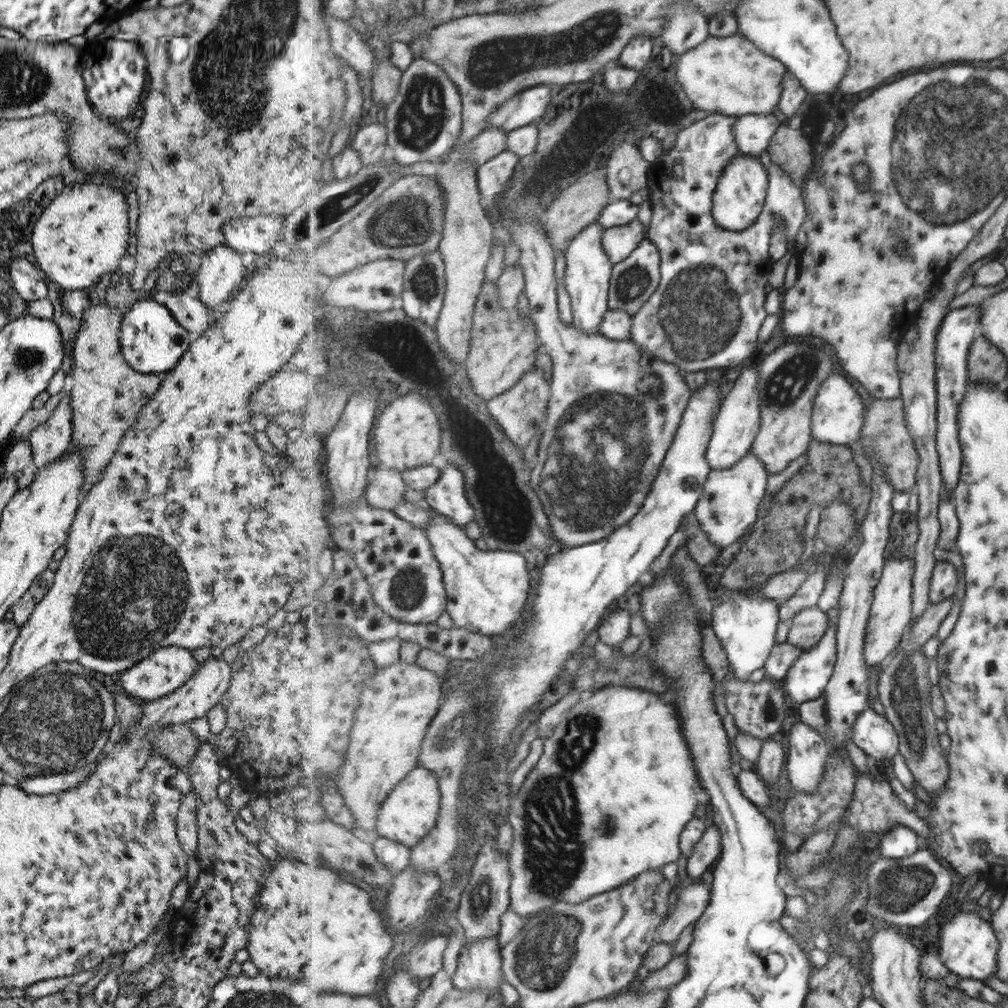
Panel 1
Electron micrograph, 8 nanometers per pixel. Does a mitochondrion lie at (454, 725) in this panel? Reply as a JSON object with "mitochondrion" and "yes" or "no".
{"mitochondrion":"yes"}

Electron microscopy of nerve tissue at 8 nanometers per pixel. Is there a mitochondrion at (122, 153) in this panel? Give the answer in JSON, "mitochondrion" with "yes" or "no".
{"mitochondrion":"yes"}

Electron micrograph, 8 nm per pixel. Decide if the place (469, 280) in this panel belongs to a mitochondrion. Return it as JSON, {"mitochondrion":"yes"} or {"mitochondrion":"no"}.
{"mitochondrion":"no"}

